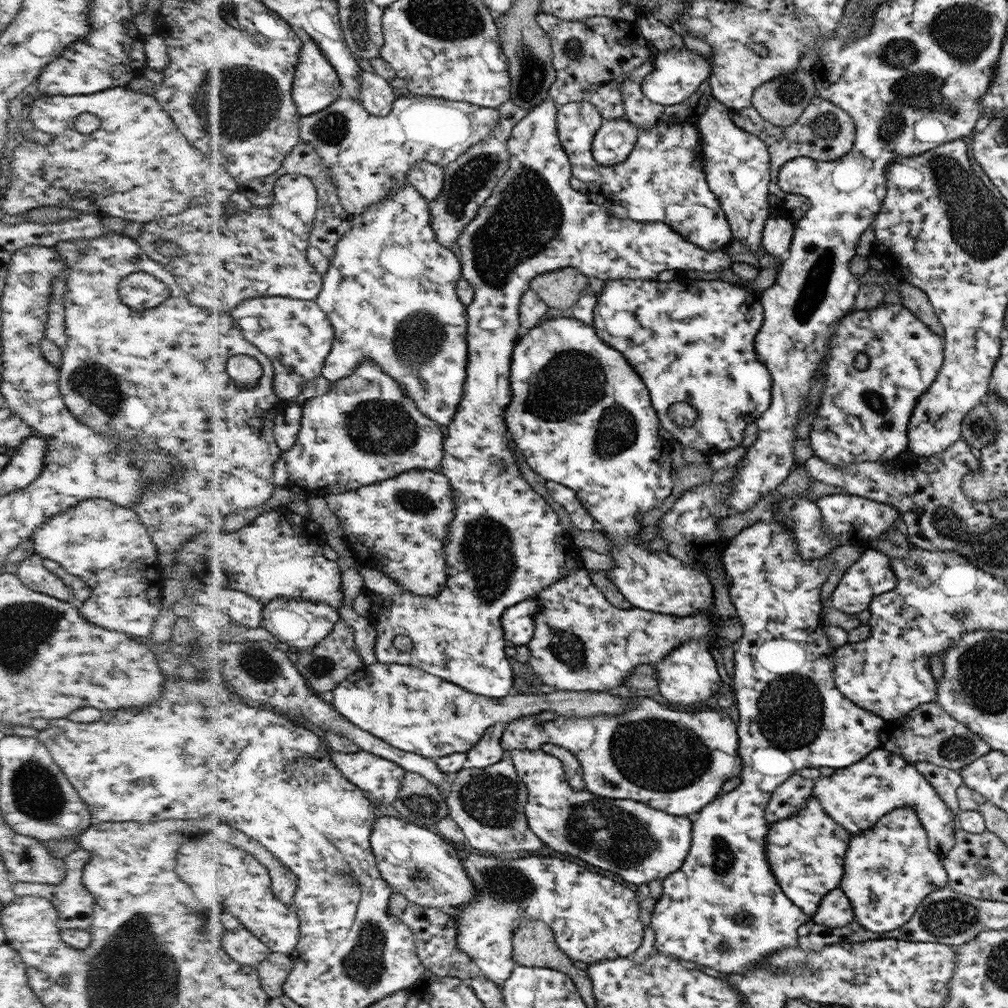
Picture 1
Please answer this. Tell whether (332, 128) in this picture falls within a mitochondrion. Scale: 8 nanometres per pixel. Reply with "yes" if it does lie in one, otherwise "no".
yes

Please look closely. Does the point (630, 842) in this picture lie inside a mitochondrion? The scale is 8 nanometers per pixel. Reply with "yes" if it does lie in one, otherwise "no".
yes

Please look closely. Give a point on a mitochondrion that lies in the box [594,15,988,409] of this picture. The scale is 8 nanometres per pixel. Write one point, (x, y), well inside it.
(926, 93)

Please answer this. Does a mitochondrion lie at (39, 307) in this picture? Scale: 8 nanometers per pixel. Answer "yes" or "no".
no

